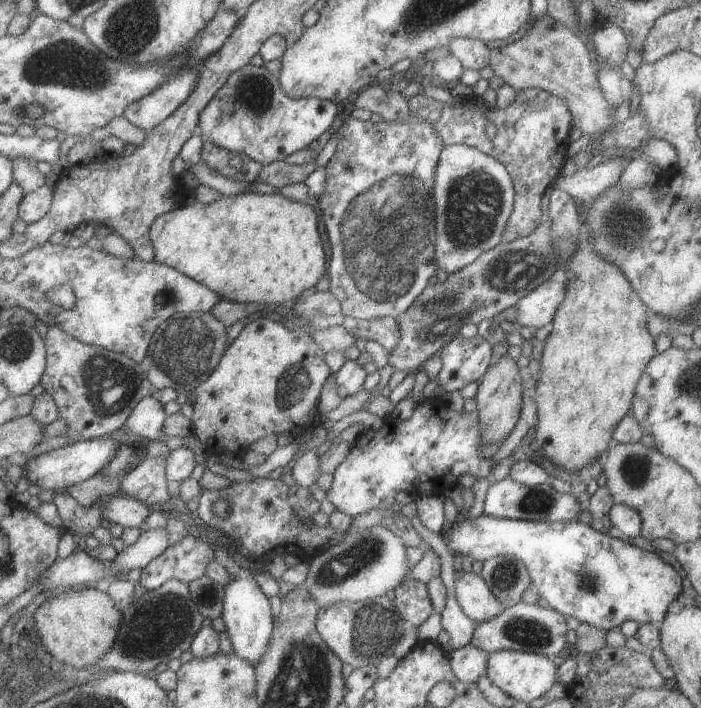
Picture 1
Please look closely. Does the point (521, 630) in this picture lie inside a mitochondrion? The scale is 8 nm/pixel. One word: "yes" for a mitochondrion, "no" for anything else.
yes

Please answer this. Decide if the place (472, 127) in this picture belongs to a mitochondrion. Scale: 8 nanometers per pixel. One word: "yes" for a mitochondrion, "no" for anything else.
no

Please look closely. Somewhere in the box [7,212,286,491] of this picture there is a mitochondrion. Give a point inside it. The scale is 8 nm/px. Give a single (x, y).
(186, 350)

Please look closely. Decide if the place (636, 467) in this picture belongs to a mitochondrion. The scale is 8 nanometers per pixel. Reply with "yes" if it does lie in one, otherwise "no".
yes

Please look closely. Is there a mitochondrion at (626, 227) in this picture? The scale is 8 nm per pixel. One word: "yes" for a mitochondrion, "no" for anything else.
yes

